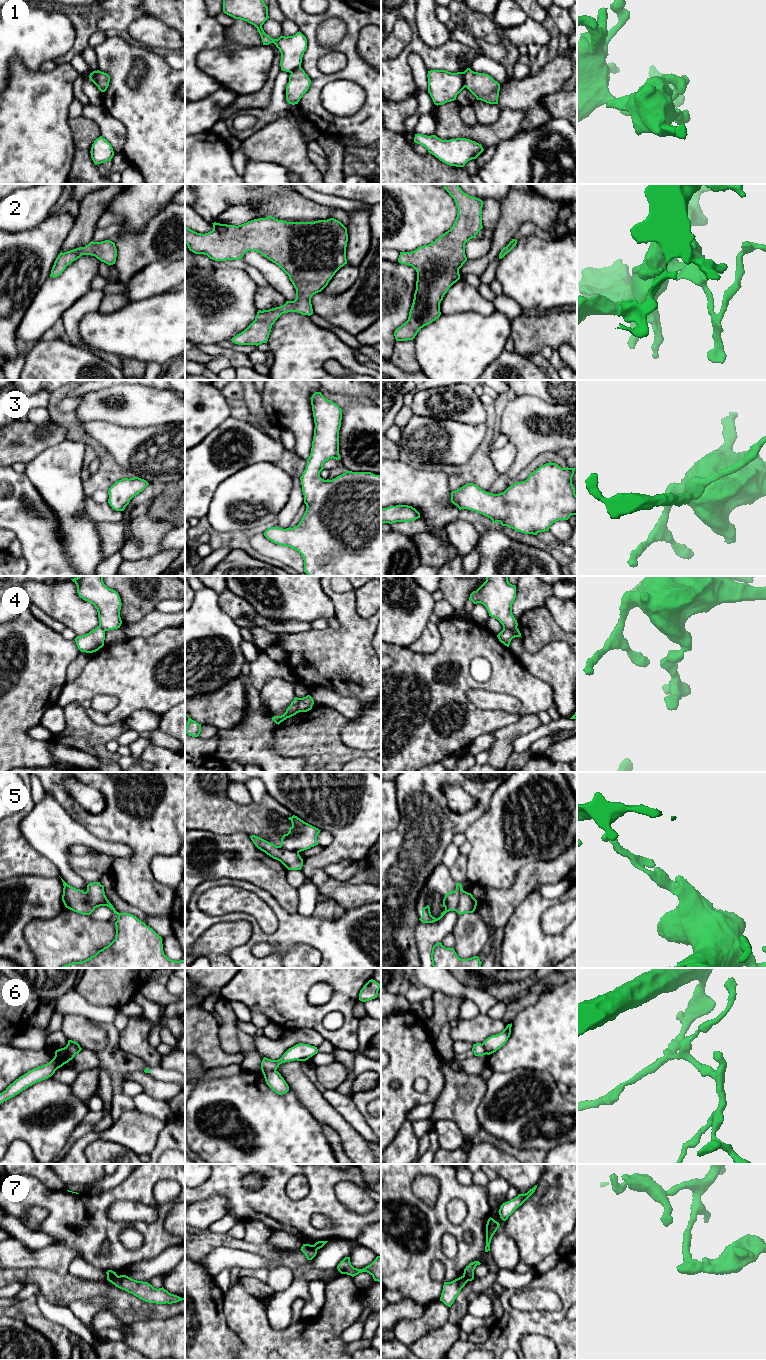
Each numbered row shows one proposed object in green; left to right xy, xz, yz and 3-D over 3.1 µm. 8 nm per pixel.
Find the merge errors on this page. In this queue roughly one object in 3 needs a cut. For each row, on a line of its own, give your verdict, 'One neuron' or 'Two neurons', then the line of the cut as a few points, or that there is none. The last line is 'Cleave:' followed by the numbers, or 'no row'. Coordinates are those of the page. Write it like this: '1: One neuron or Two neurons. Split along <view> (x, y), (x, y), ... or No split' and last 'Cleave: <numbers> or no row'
1: Two neurons. Split along xy (94, 71), (94, 79), (97, 85)
2: One neuron. No split
3: One neuron. No split
4: Two neurons. Split along xz (299, 698), (298, 711)
5: Two neurons. Split along xz (277, 846), (298, 852)
6: Two neurons. Split along xz (275, 1069), (263, 1073)
7: Two neurons. Split along xy (118, 1276), (109, 1281)
Cleave: 1, 4, 5, 6, 7

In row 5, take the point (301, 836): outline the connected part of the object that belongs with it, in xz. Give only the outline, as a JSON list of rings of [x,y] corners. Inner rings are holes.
[[[293,815],[288,818],[292,826],[289,832],[281,838],[281,844],[278,846],[293,852],[301,852],[318,845],[317,836],[321,830],[304,822]]]

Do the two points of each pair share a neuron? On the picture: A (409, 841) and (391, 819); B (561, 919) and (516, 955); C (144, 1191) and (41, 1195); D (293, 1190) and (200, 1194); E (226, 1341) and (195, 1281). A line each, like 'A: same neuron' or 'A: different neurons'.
A: different neurons
B: different neurons
C: same neuron
D: different neurons
E: same neuron

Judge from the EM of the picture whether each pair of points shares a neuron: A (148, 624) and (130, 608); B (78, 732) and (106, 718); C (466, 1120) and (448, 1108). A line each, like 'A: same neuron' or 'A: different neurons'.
A: different neurons
B: different neurons
C: same neuron

